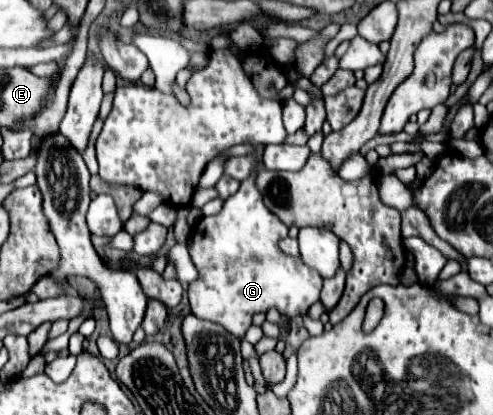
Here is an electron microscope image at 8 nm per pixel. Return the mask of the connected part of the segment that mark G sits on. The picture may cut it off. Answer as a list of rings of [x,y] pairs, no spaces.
[[[255,174],[249,176],[245,182],[241,182],[241,188],[223,202],[223,208],[219,214],[199,218],[199,222],[193,226],[193,230],[195,232],[191,232],[189,254],[199,272],[199,278],[189,284],[187,296],[189,296],[191,312],[197,318],[217,322],[217,324],[225,326],[231,334],[235,334],[243,340],[247,328],[251,326],[253,314],[267,312],[269,308],[277,308],[281,314],[285,314],[289,318],[301,316],[303,324],[311,336],[323,332],[321,320],[311,320],[307,314],[309,306],[319,300],[323,278],[319,274],[315,274],[313,268],[305,266],[299,256],[287,256],[279,250],[279,240],[283,240],[287,236],[287,226],[275,214],[271,214],[267,210],[267,206],[263,204],[261,192],[255,186]]]

